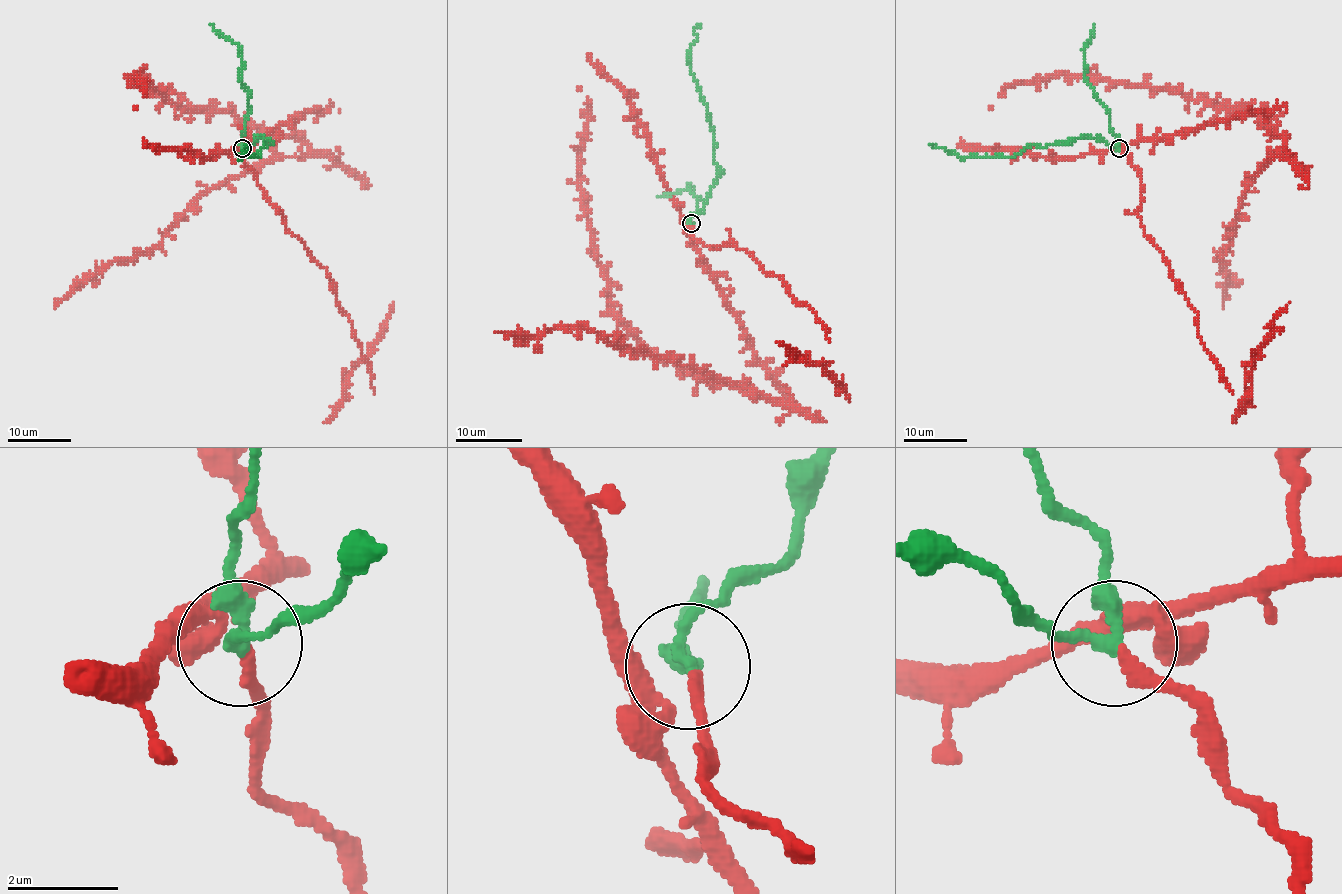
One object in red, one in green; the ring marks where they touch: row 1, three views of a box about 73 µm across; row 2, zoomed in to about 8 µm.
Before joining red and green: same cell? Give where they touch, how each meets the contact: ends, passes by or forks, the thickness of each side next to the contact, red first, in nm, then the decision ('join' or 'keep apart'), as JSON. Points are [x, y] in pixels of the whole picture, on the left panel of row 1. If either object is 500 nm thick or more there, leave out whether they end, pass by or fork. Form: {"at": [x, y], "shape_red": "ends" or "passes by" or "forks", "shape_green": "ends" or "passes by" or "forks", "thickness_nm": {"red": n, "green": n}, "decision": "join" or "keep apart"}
{"at": [242, 148], "shape_red": "passes by", "shape_green": "passes by", "thickness_nm": {"red": 170, "green": 260}, "decision": "join"}

